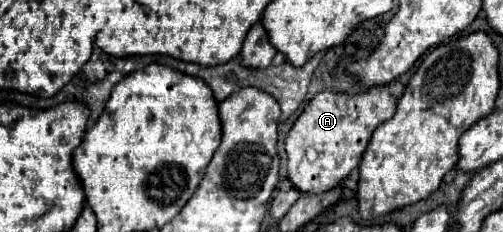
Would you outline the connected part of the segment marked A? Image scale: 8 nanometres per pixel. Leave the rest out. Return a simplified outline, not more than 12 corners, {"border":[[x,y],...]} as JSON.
{"border":[[390,84],[322,90],[286,136],[288,178],[326,192],[350,176]]}

